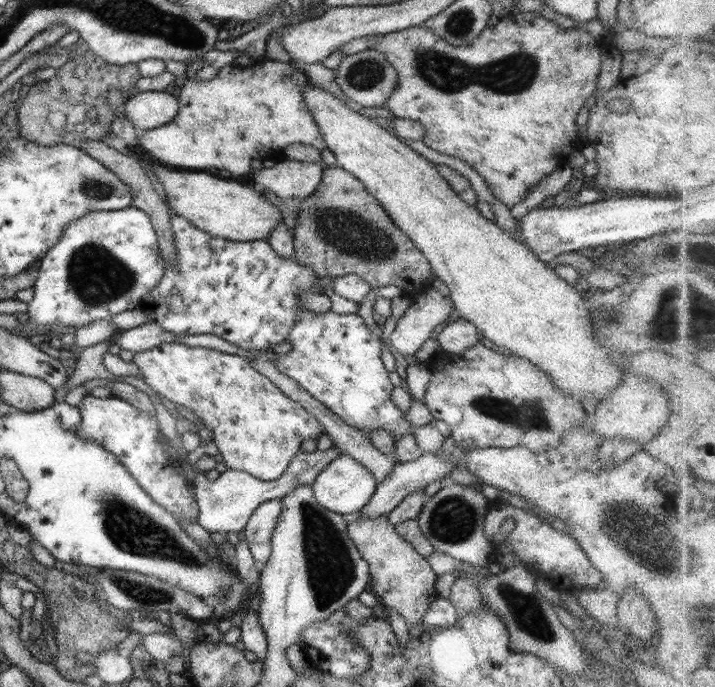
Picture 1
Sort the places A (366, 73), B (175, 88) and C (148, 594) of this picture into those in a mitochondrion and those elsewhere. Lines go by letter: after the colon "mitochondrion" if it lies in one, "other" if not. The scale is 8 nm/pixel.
A: mitochondrion
B: other
C: mitochondrion

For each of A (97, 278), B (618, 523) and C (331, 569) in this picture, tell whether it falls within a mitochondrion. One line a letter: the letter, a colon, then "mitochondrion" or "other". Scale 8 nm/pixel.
A: mitochondrion
B: mitochondrion
C: mitochondrion

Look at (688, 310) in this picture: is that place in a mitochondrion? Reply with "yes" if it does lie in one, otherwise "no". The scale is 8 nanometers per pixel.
yes

